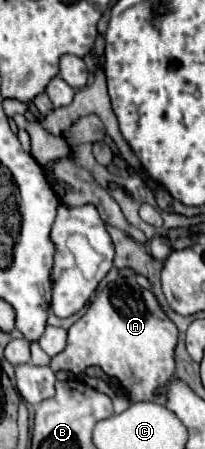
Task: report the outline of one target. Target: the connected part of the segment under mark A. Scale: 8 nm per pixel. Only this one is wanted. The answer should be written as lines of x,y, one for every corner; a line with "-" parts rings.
122,278
110,286
106,286
88,306
86,314
74,322
68,330
68,346
52,358
50,368
56,370
68,370
74,374
84,372
88,366
100,366
106,376
116,378
130,402
156,402
164,404
164,388
168,388
168,380
176,376
176,360
172,352
176,350
176,326
172,320
168,320
166,312
160,308
156,296
150,290
144,290
136,284
134,278

